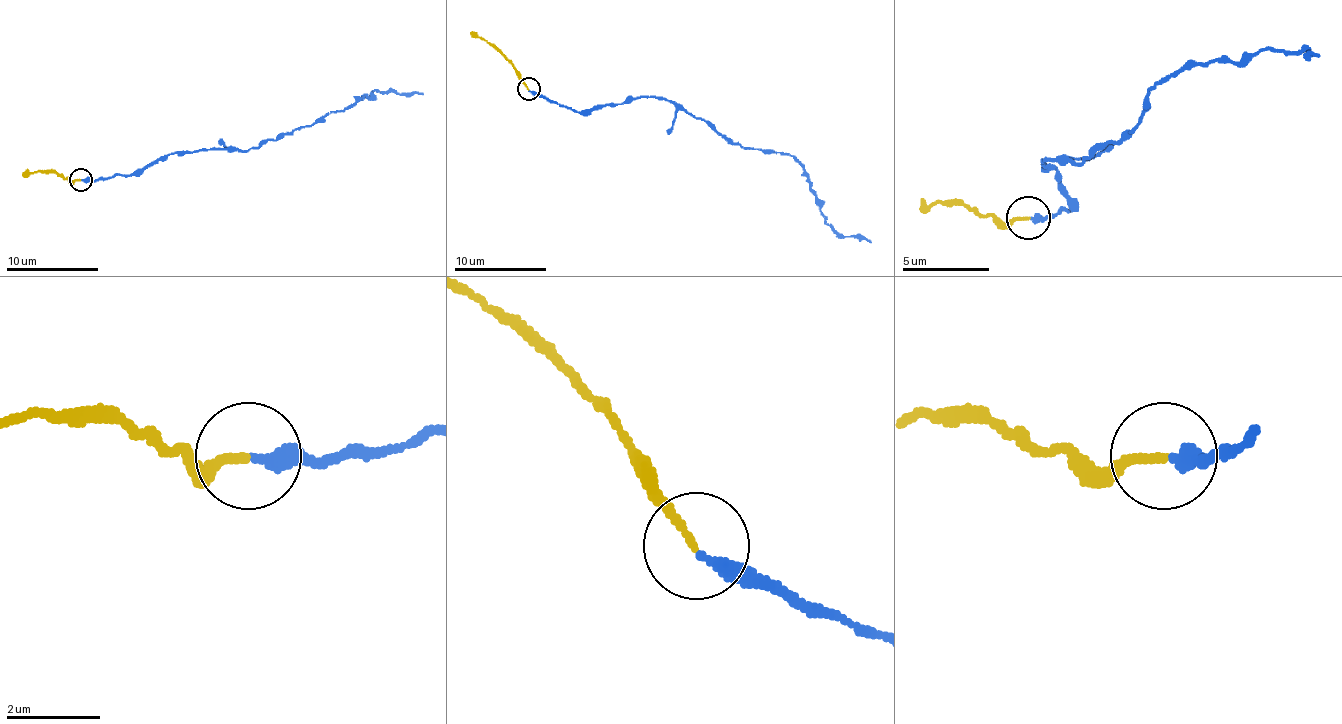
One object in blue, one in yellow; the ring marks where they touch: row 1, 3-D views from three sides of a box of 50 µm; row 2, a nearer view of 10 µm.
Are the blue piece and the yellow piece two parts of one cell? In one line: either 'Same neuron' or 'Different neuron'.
Same neuron

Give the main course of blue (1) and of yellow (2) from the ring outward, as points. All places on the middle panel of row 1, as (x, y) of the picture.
1: (528, 89), (578, 112), (643, 96), (675, 101), (742, 147), (793, 158), (825, 221), (846, 237), (871, 241)
2: (528, 89), (518, 71), (502, 55), (470, 32)

